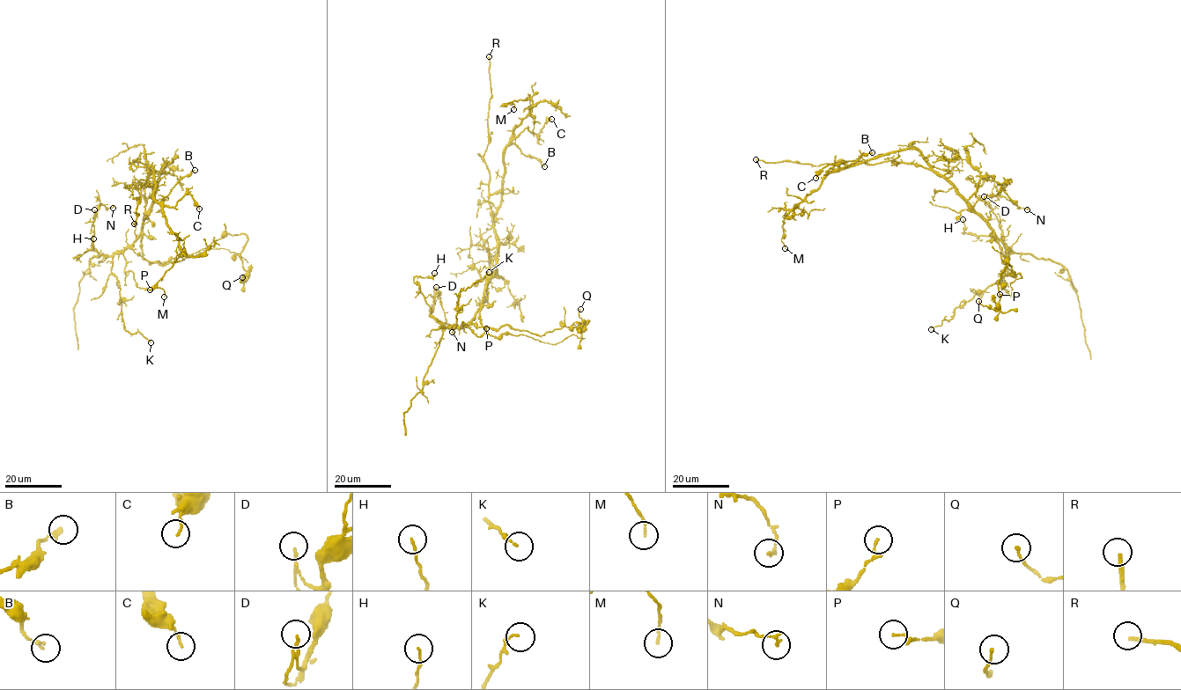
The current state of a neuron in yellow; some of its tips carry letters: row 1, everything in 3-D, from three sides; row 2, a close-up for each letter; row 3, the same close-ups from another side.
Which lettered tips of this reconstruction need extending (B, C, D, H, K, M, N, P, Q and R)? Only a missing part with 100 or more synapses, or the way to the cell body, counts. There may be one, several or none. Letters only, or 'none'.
none

